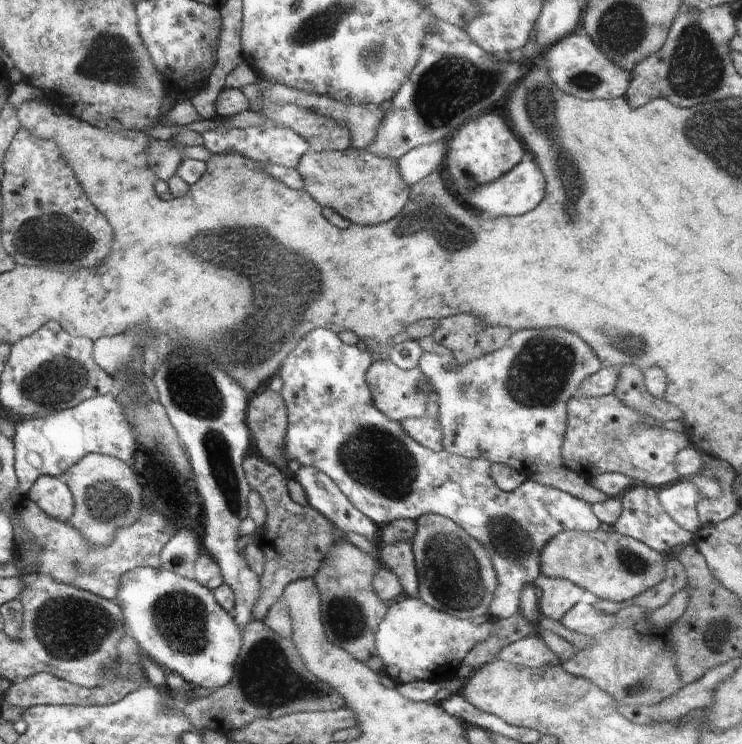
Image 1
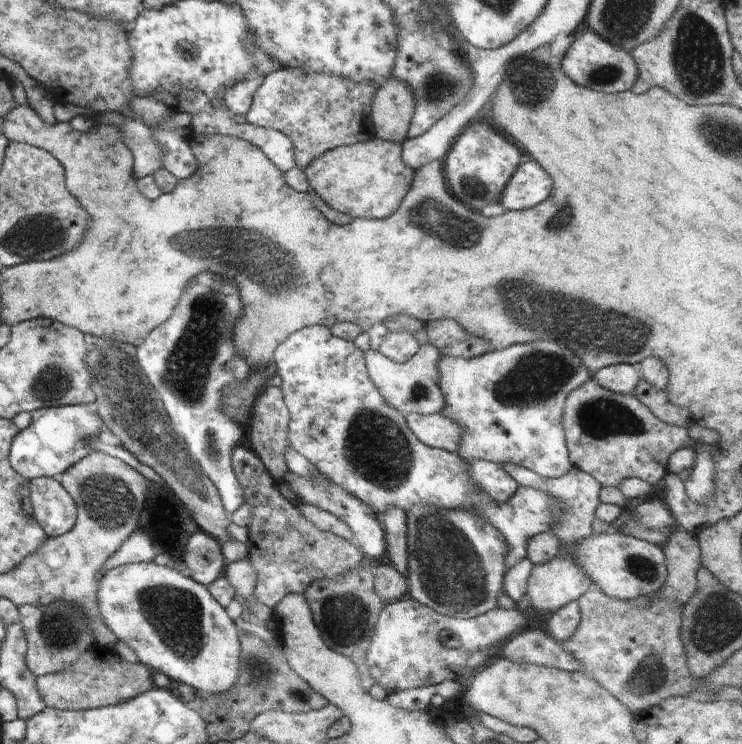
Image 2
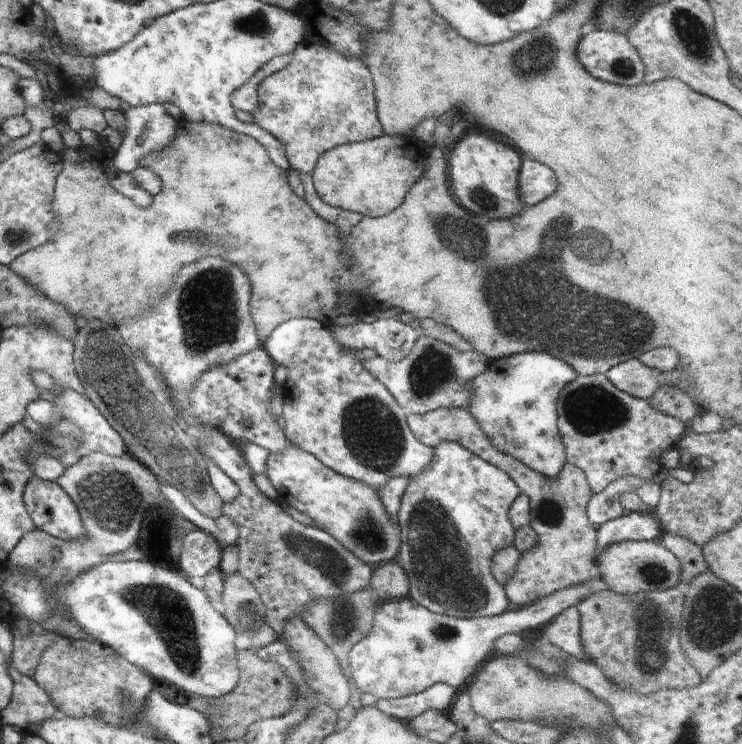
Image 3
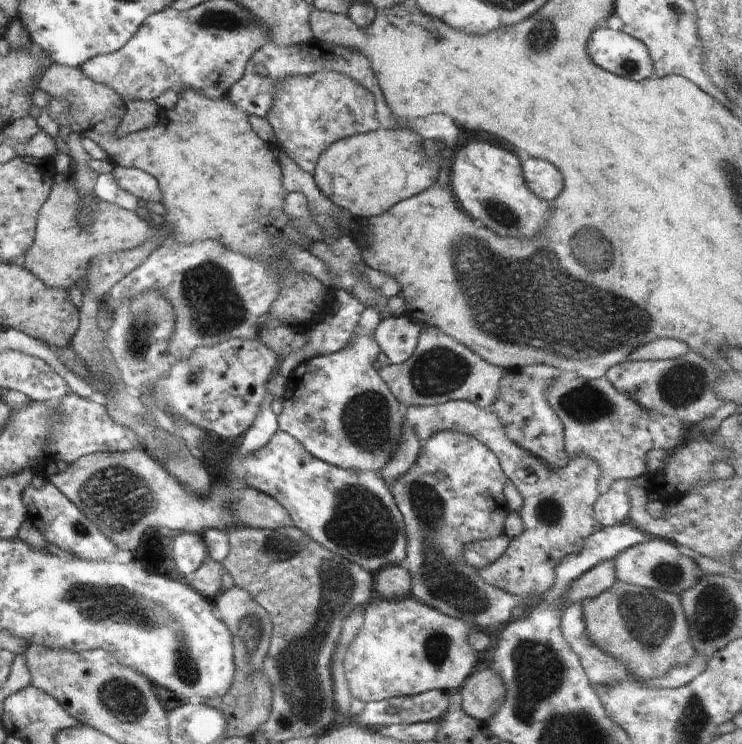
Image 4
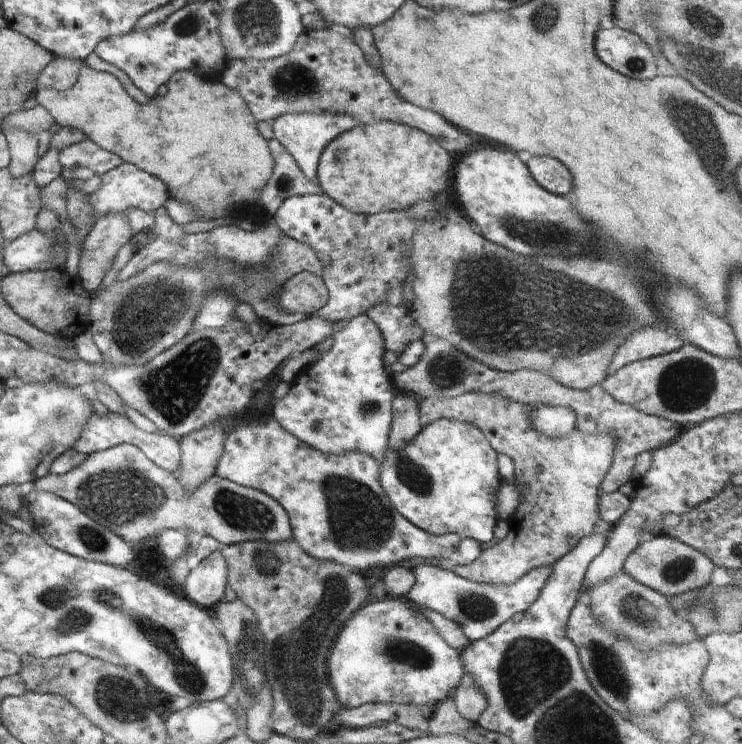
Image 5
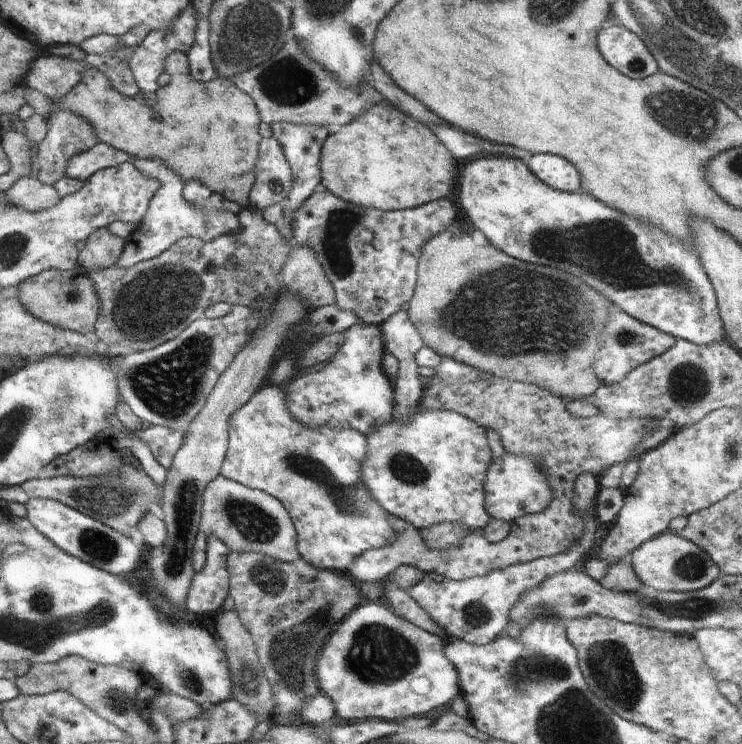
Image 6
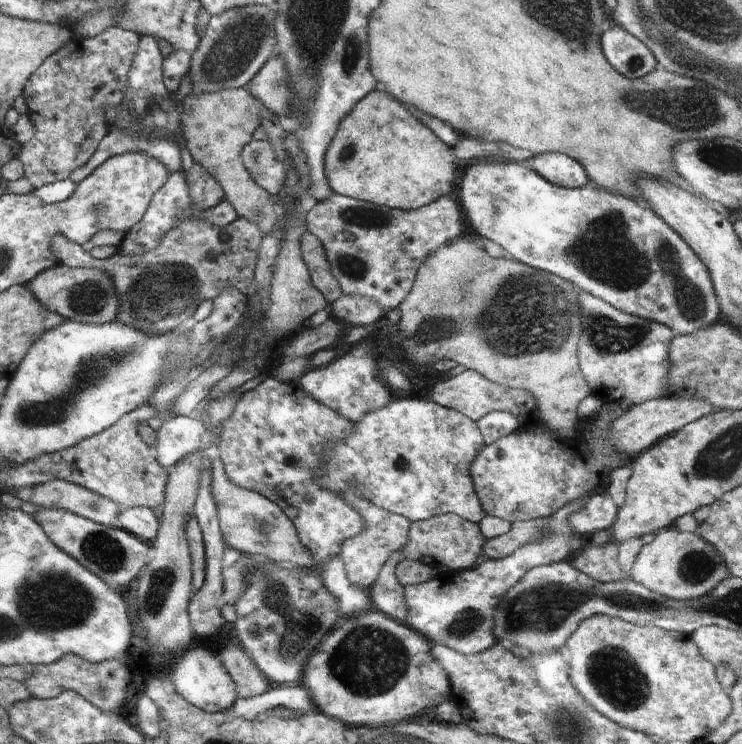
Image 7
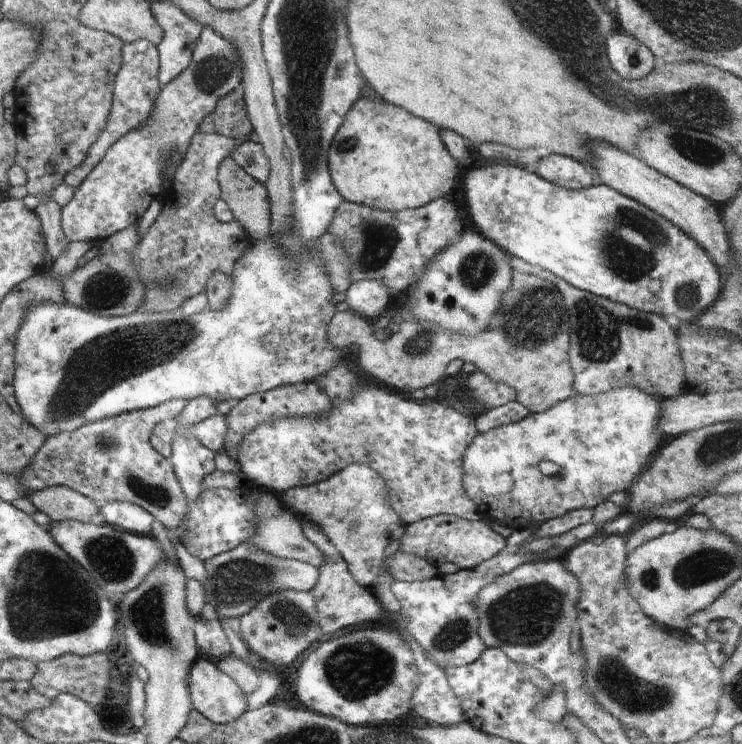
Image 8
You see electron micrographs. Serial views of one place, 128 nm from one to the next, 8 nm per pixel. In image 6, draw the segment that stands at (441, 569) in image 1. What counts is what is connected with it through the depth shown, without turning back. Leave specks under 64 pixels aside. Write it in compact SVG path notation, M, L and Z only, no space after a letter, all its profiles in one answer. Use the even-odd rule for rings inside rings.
M417 408L408 420L391 420L376 432L365 436L366 460L362 464L360 478L370 496L396 518L412 524L417 529L430 528L441 522L464 524L470 530L483 530L490 522L490 514L484 506L484 483L493 456L485 438L485 429L461 414L445 410ZM581 474L574 482L574 498L572 506L574 512L584 516L584 536L568 550L556 556L540 557L524 564L508 566L504 570L490 572L486 576L466 578L466 580L452 580L446 576L440 576L436 572L424 573L424 578L411 586L407 591L409 595L419 604L422 610L428 612L430 618L438 626L444 628L453 640L467 643L486 645L496 640L500 632L510 622L510 612L516 606L516 602L522 598L524 592L538 588L546 578L552 574L560 574L567 570L580 567L586 556L598 541L595 539L595 532L599 526L596 516L590 516L590 502L601 493L599 488L599 477L594 474Z

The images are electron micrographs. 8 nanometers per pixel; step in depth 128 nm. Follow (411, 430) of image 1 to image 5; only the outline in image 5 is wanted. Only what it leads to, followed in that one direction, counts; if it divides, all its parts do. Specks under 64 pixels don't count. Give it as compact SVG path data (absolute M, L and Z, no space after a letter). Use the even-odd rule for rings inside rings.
M478 391L447 399L428 397L420 401L422 426L440 418L472 424L484 434L498 455L509 456L513 462L516 488L520 492L520 504L508 518L509 533L504 540L485 543L480 556L470 563L461 558L429 561L472 582L512 586L531 570L552 568L557 560L574 550L580 540L593 533L592 528L599 518L599 489L612 464L616 440L608 434L588 436L578 428L560 438L544 436L532 426L532 412L538 406L541 406L539 402L520 404L502 396L484 396Z

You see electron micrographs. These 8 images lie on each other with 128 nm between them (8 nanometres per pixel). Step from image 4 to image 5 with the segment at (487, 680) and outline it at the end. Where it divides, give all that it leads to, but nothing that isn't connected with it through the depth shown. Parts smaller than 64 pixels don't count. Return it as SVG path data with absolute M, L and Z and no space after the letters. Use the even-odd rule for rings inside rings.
M468 672L462 676L462 680L452 692L452 697L458 714L470 721L477 722L482 712L488 708L488 700L484 692L480 692L476 680Z

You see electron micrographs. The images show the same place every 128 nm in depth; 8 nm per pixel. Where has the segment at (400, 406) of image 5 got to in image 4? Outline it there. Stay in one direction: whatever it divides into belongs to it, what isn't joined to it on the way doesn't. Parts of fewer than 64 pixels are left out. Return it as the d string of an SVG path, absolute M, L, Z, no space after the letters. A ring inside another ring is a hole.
M404 421L402 440L400 440L400 446L396 450L396 456L392 456L392 460L382 468L381 472L388 488L392 488L394 480L400 480L400 476L404 476L408 470L412 470L412 464L416 464L420 454L421 445L422 442L414 434L414 428Z

